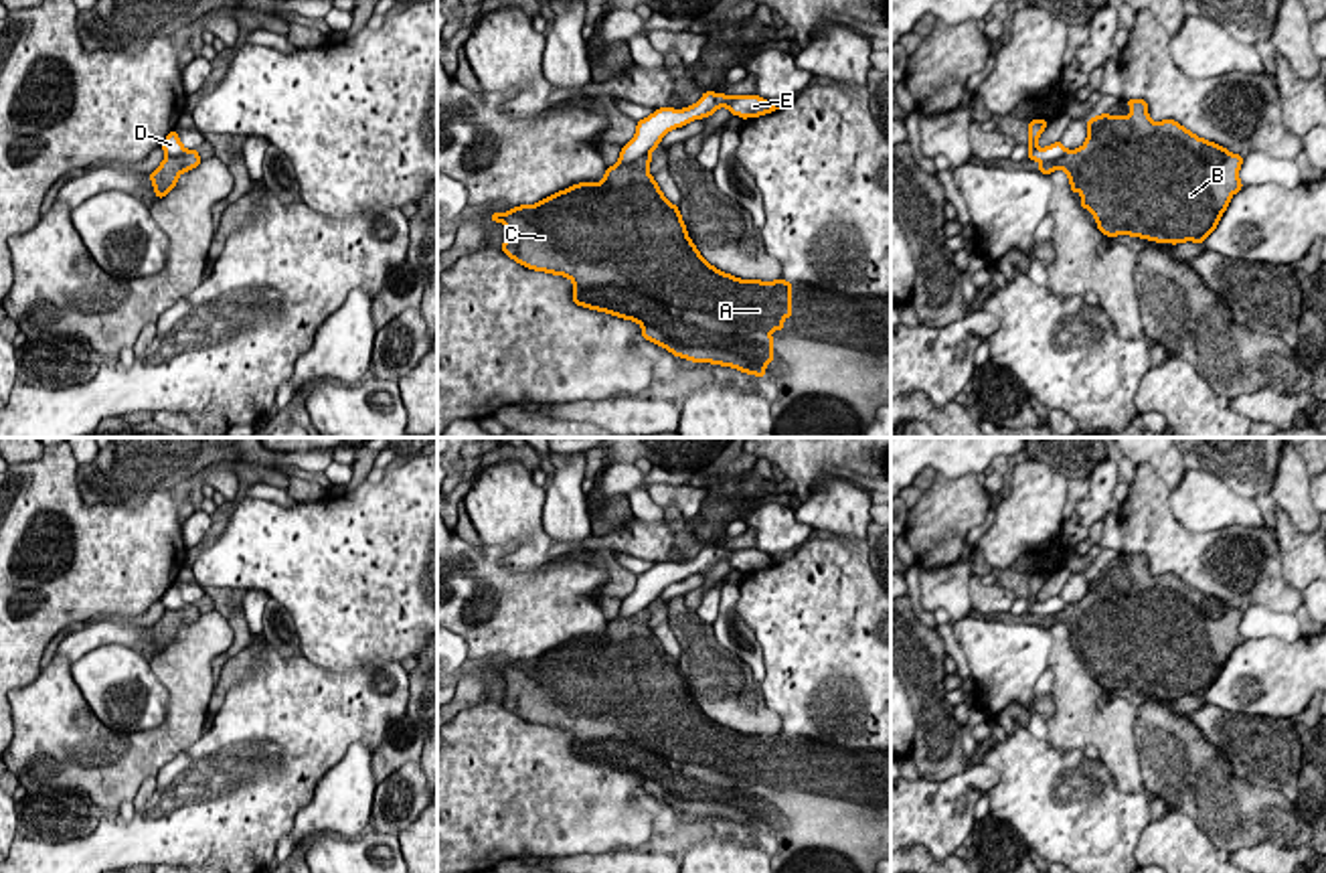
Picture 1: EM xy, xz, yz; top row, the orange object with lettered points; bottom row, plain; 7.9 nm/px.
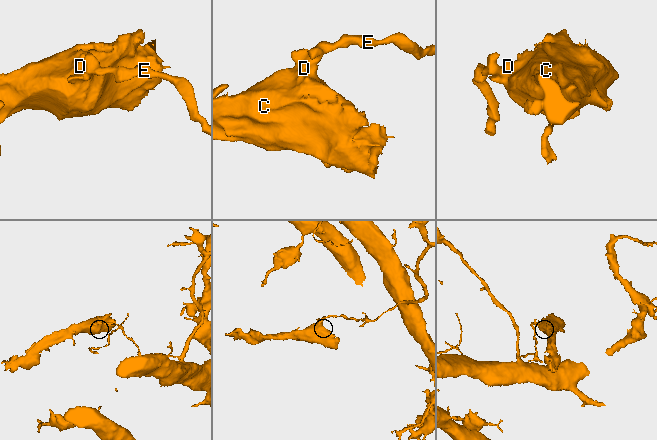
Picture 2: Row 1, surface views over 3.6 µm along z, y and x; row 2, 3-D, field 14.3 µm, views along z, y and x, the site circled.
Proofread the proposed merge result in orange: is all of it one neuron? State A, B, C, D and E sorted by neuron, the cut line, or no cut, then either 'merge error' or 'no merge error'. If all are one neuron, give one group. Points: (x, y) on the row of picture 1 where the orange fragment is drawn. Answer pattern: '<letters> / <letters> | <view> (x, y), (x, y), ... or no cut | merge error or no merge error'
A B C / D E | xz (648, 152), (618, 163) | merge error

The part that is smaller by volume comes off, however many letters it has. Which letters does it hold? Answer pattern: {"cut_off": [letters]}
{"cut_off": ["A", "B", "C"]}

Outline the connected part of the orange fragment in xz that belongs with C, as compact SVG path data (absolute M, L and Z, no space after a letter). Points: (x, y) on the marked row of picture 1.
M650 154L617 162L601 182L573 184L536 205L490 215L506 227L502 251L528 269L569 277L577 306L638 322L646 340L674 356L765 379L773 361L771 332L792 318L792 284L739 280L707 263L678 207L648 172L650 162Z

